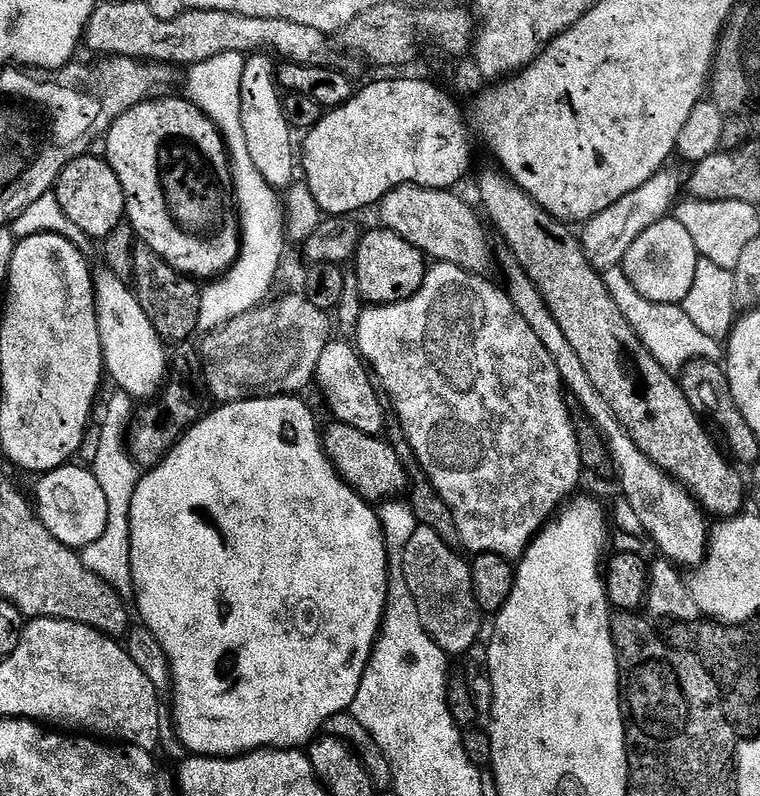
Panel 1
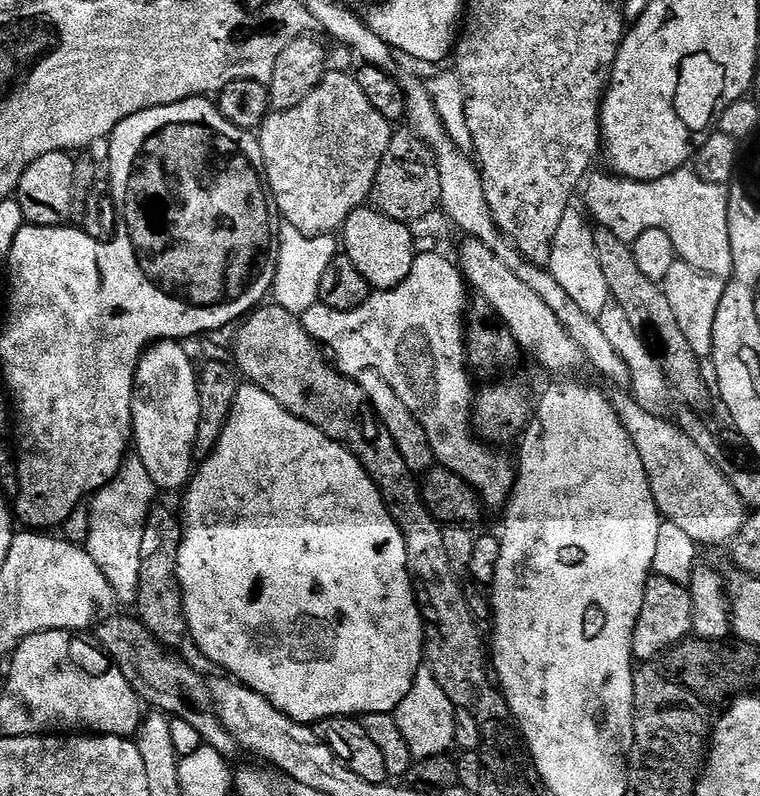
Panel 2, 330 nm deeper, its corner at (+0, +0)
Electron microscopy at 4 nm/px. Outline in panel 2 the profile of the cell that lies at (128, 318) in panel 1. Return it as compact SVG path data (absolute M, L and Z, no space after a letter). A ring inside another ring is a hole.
M162 340L144 351L136 364L136 385L132 387L132 435L134 437L134 452L140 457L142 466L156 483L157 489L180 488L187 485L194 472L194 438L198 434L200 421L200 395L196 385L198 375L197 365L192 365L183 343L174 340Z

